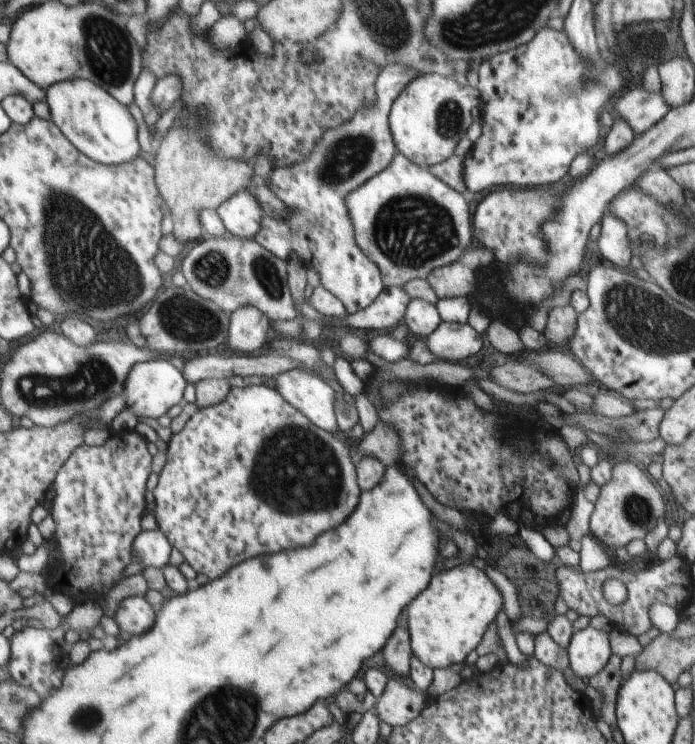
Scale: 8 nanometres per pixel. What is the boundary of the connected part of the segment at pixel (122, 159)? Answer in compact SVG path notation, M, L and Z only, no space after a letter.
M70 79L62 81L46 90L51 120L78 150L108 166L133 161L138 157L138 124L128 108L105 87L90 79Z

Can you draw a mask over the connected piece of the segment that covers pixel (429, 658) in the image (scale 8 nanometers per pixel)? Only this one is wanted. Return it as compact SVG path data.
M462 563L452 570L434 574L428 588L408 606L413 654L432 670L465 662L466 656L480 644L484 633L495 622L503 602L492 580L472 563Z

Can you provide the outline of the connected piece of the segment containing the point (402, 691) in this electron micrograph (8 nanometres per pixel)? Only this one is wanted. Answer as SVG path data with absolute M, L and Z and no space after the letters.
M391 678L387 680L382 696L377 698L374 710L379 720L393 728L404 727L422 712L428 701L427 692L402 684L400 678Z

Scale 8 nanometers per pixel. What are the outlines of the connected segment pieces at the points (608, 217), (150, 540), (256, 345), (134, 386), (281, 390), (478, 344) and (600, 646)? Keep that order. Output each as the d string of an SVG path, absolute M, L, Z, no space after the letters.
M606 212L600 226L601 233L597 244L604 261L621 269L628 268L632 254L626 237L627 224L612 213Z
M160 529L142 531L133 542L134 562L146 567L162 569L168 565L172 545Z
M244 305L231 313L228 346L238 354L252 354L266 346L271 333L269 318L255 306Z
M150 359L139 362L133 366L132 372L123 384L123 394L126 406L116 414L110 428L114 432L134 430L138 424L138 418L155 418L164 416L172 406L183 404L183 390L186 386L185 380L176 367L168 361Z
M292 368L276 375L276 392L296 407L313 425L334 434L338 430L334 412L335 391L320 377Z
M442 321L438 328L427 336L427 348L438 359L452 363L462 363L464 358L474 356L482 348L482 344L482 336L469 323Z
M590 626L575 631L566 649L569 665L580 678L598 674L613 655L609 634Z

